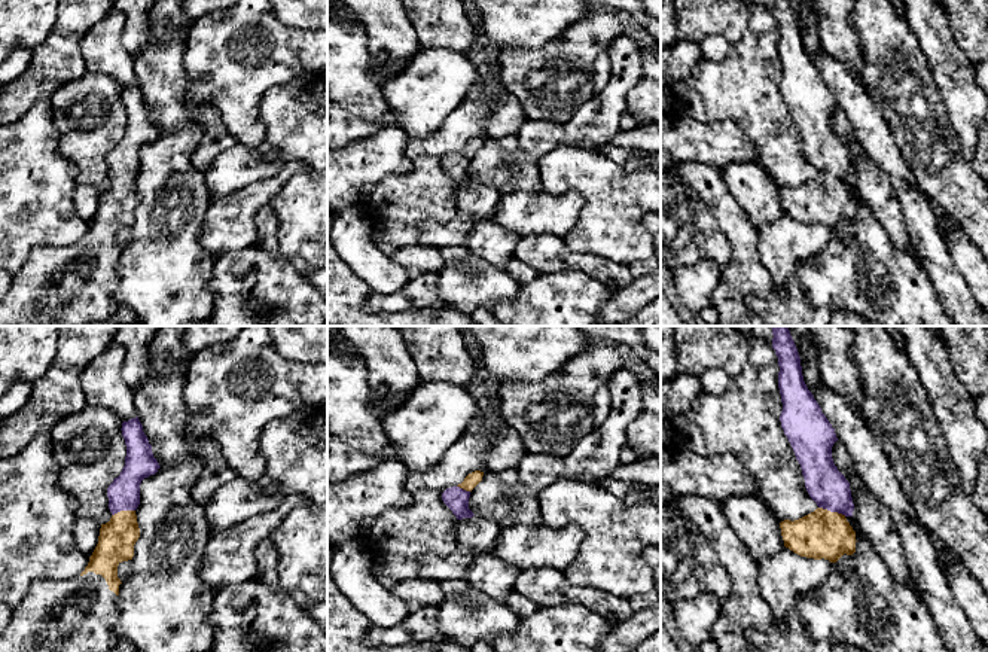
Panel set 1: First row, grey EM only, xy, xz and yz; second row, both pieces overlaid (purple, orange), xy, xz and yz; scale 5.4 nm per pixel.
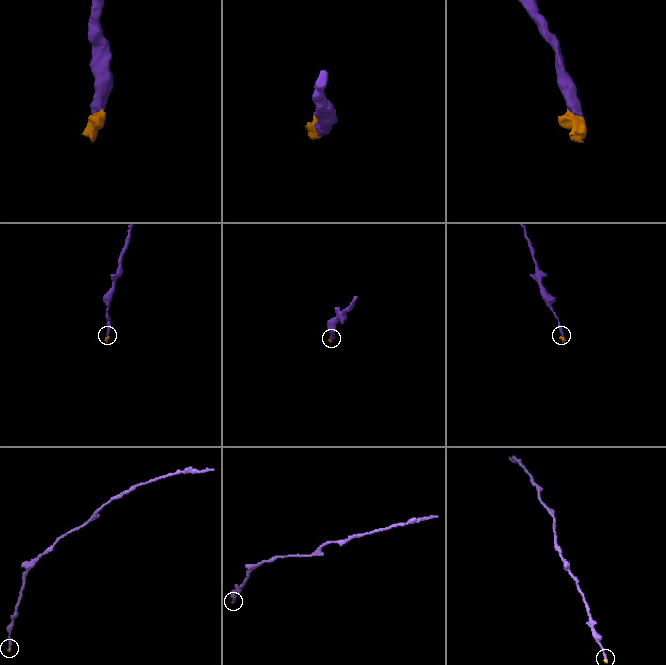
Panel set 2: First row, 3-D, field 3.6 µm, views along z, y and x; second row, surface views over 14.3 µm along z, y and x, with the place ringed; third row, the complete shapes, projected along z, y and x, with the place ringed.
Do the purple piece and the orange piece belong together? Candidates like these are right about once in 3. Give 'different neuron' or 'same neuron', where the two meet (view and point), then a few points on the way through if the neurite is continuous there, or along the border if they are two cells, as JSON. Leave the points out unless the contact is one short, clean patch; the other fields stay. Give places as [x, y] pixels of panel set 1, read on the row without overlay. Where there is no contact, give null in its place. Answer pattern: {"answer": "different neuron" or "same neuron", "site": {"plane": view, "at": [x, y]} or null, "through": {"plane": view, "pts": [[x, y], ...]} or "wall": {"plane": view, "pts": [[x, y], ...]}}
{"answer": "same neuron", "site": {"plane": "yz", "at": [832, 177]}, "through": {"plane": "yz", "pts": [[826, 152], [832, 160], [832, 177], [828, 192], [822, 200]]}}

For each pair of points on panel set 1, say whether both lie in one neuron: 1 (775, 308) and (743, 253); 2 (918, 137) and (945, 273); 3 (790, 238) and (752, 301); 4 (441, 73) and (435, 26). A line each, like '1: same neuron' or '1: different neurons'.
1: different neurons
2: different neurons
3: same neuron
4: different neurons

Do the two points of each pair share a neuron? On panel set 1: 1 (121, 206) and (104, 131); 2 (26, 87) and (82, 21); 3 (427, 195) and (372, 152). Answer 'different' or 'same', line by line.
1: different
2: same
3: different

